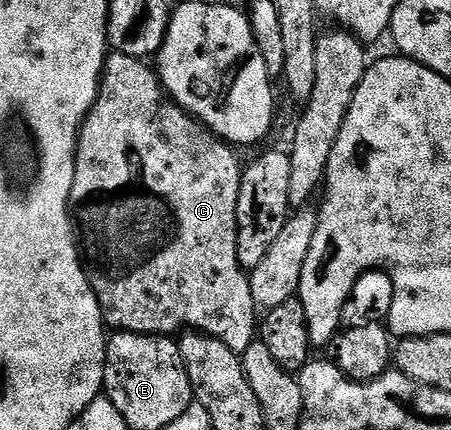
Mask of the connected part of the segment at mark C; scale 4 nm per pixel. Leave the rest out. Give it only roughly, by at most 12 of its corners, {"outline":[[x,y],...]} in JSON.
{"outline":[[109,53],[68,212],[113,331],[258,334],[237,151]]}

